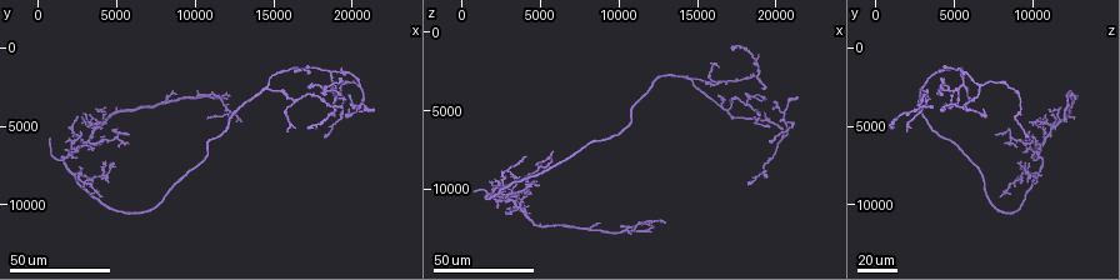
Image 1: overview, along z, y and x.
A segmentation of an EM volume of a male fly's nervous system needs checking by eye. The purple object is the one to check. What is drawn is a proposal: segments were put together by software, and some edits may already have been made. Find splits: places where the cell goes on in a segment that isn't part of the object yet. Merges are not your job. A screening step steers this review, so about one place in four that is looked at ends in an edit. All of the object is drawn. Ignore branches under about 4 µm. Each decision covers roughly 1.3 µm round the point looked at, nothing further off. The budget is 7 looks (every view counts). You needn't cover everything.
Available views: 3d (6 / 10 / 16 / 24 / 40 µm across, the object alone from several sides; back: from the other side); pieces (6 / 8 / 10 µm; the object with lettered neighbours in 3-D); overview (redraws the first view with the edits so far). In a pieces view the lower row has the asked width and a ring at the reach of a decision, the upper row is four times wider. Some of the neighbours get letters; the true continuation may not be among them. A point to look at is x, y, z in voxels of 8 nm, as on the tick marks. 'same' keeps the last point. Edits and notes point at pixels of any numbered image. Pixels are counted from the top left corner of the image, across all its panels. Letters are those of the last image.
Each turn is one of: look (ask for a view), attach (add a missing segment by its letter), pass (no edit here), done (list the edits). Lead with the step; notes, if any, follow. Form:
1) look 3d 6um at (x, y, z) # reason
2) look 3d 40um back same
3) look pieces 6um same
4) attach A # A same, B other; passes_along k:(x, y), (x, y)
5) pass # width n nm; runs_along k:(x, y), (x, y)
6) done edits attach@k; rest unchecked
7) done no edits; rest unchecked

look 3d 40um at (18000, 5600, 9600) # end of a long branch

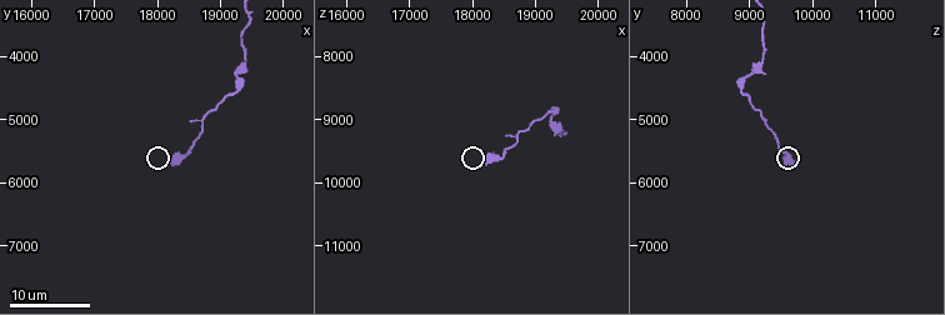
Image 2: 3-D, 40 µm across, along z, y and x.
look pieces 8um at (18250, 5700, 9700)

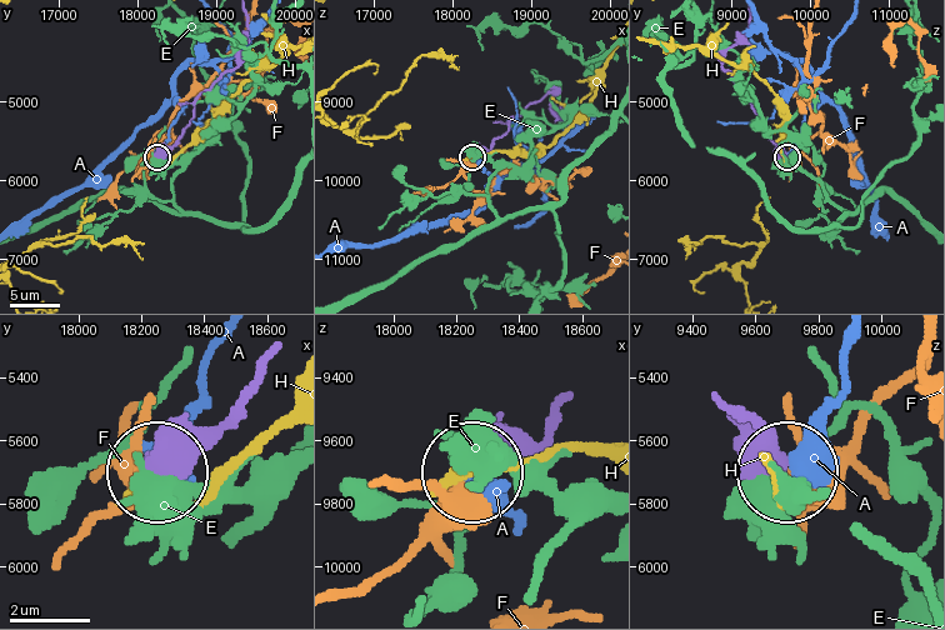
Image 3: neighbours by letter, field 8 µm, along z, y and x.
pass # width 480 nm; A other, E other, F other, H other; none of them fits

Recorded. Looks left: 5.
look 3d 24um at (19600, 4200, 6800) # free end

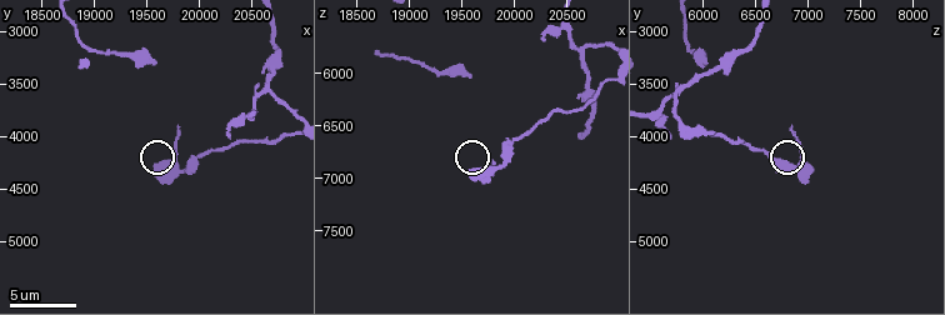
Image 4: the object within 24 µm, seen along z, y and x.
look pieces 8um at (19620, 4360, 6960)

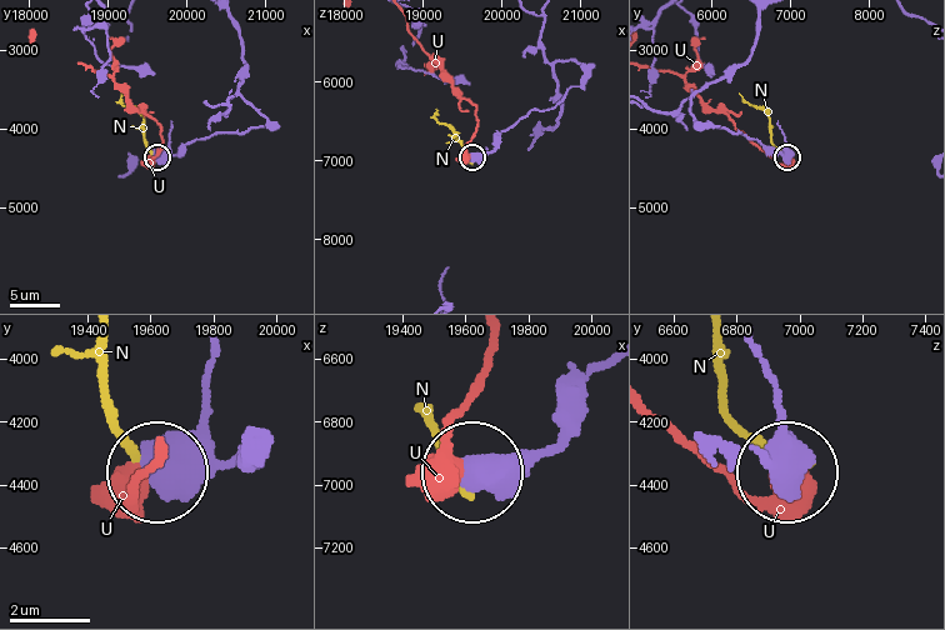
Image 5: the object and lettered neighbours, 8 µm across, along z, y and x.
pass # N other, U other; runs_along 5:(270, 429), (230, 455), (163, 475); no lettered segment goes on from it

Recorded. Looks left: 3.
look 3d 10um at (20280, 3980, 5700)

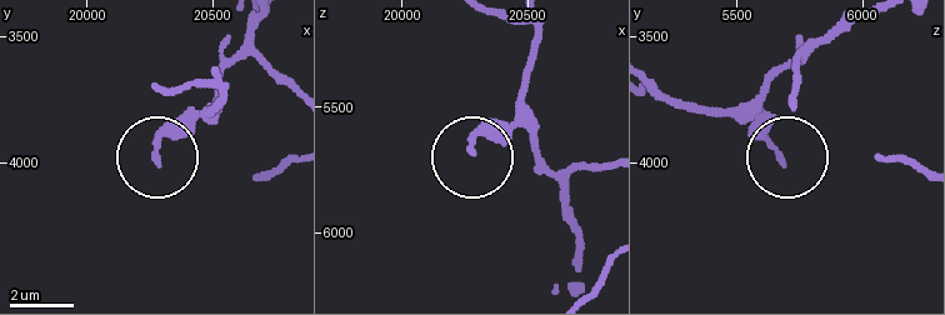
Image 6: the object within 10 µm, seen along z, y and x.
look pieces 6um at (20270, 4000, 5680)

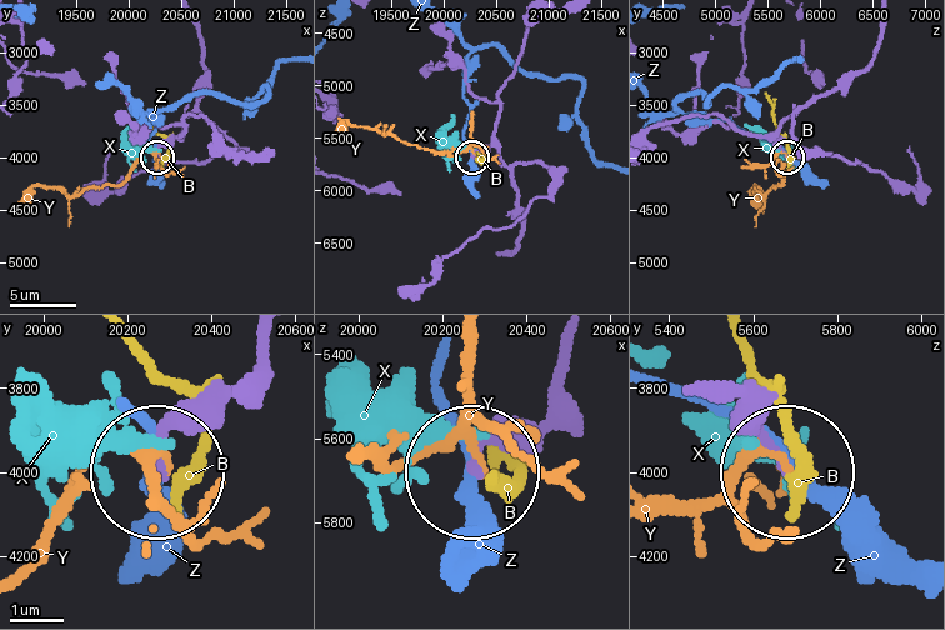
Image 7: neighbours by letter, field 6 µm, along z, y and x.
pass # B other, X other, Y other, Z other; runs_along 7:(499, 253), (515, 250), (519, 193), (494, 148), (471, 155); none of them fits

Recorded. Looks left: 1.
look pieces 10um at (19560, 3280, 6020) # branch stops here

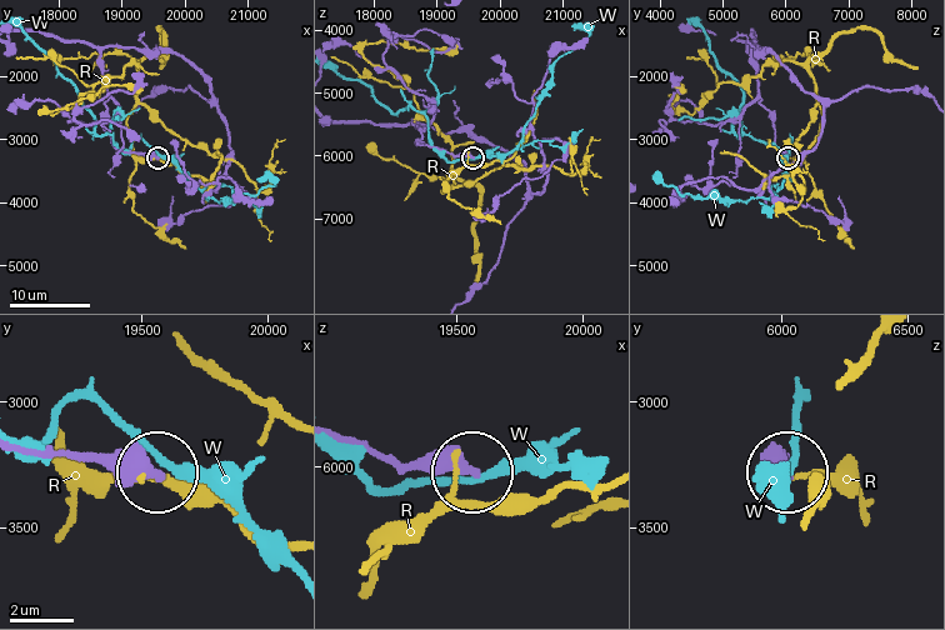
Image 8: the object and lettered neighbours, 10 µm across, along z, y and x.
pass # R other, W other; runs_along 8:(336, 434), (409, 464), (470, 469); none of them fits

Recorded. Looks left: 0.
done no edits; rest unchecked

